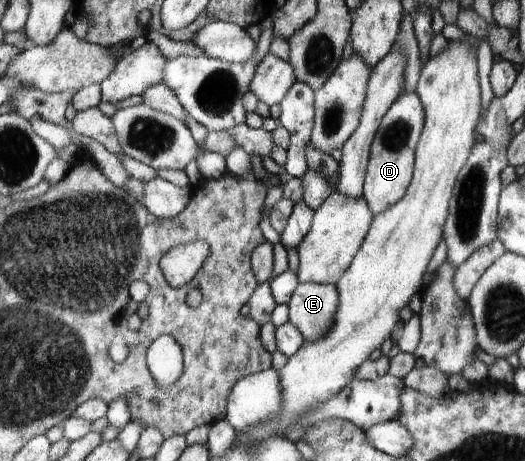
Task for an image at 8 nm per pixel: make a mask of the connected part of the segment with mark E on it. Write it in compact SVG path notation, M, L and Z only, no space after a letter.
M298 283L288 302L289 321L299 328L306 341L325 337L338 308L338 291L333 284Z

